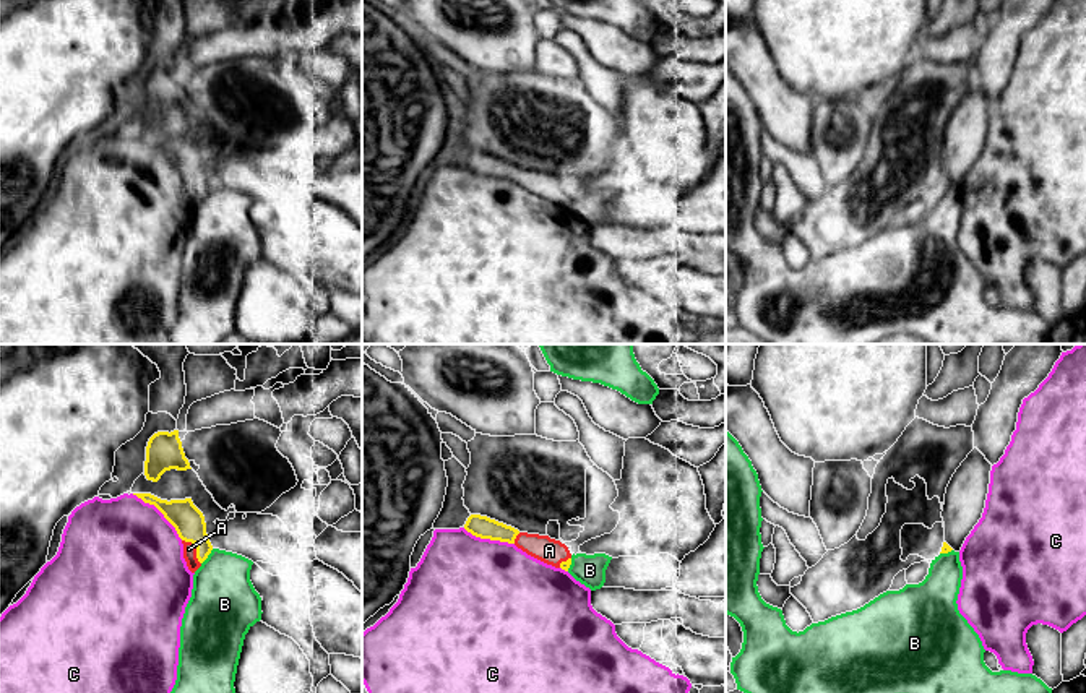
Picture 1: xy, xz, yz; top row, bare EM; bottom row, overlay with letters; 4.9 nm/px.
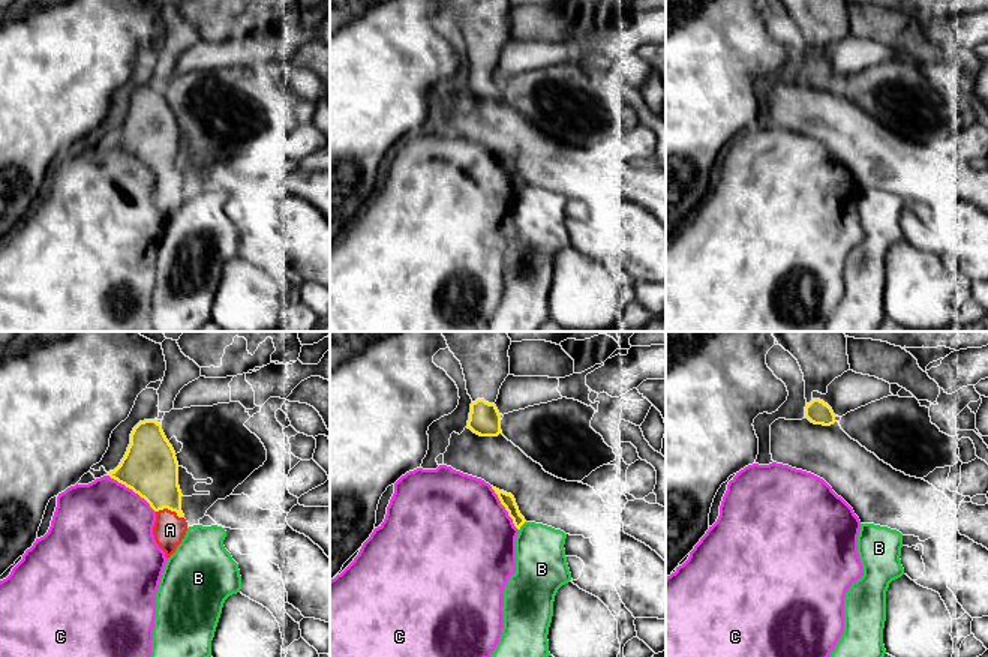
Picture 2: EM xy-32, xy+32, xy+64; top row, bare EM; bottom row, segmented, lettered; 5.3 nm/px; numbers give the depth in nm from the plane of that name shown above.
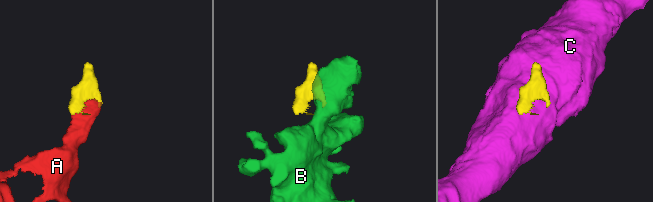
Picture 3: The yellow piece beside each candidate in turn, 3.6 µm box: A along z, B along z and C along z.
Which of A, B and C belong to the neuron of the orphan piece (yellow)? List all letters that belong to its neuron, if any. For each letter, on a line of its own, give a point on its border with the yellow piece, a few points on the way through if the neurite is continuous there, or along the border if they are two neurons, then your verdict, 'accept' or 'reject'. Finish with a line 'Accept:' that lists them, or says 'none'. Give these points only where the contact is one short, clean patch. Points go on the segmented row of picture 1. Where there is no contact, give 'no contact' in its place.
A: meets yellow in xy at (197, 549); accept
B: meets yellow in xy at (206, 557); border along xy (213, 549), (202, 563); reject
C: meets yellow in xy at (159, 510); reject
Accept: A

